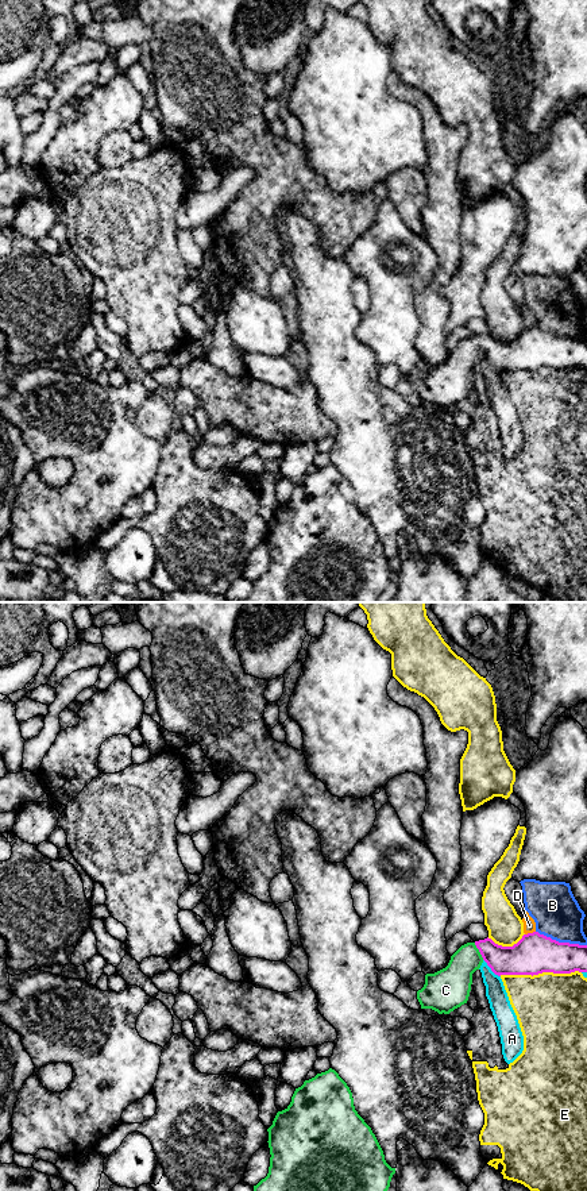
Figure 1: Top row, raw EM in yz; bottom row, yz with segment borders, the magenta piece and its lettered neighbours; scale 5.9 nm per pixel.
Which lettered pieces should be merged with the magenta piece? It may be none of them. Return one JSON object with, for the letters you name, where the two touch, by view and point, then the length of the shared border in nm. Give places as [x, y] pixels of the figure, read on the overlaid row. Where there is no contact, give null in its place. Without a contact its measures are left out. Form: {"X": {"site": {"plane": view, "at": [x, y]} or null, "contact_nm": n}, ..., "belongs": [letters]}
{"C": {"site": {"plane": "yz", "at": [479, 951]}, "contact_nm": 120}, "belongs": ["C"]}

